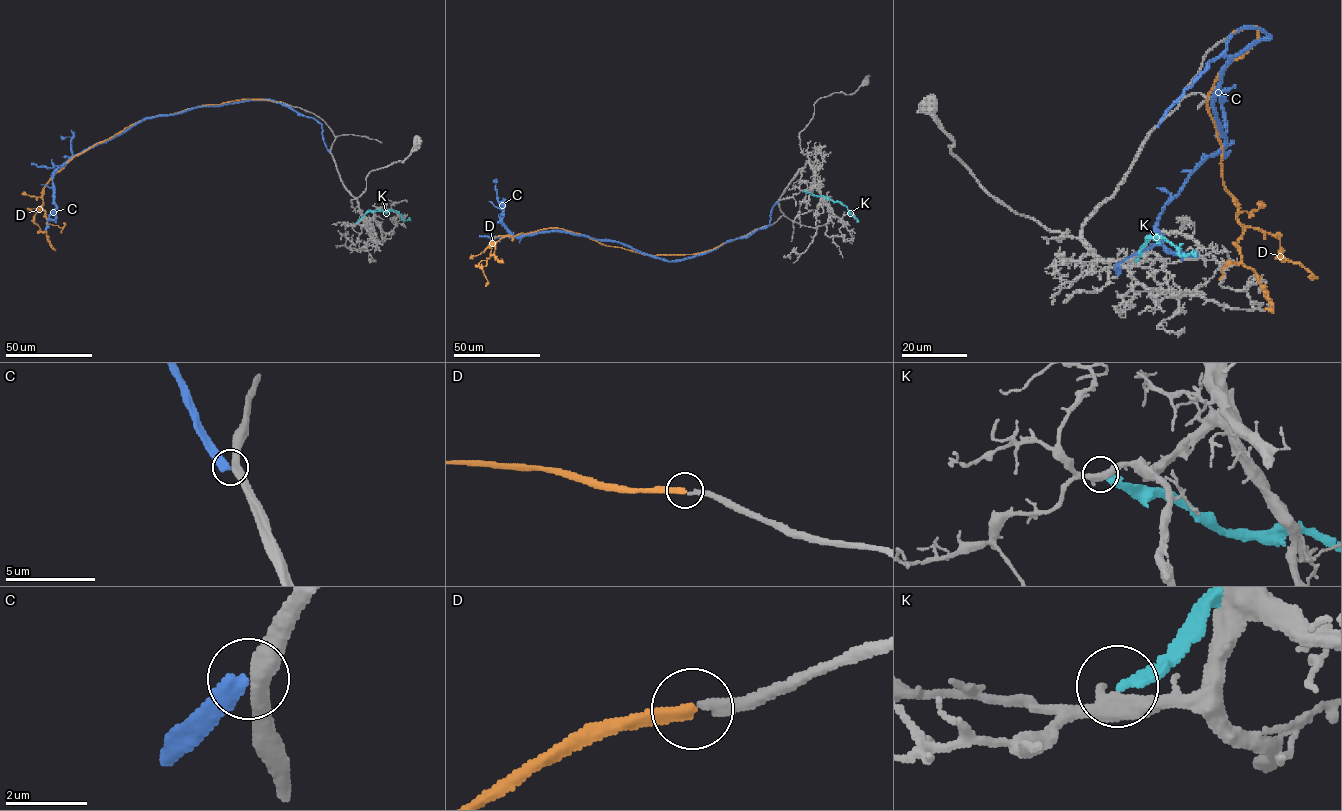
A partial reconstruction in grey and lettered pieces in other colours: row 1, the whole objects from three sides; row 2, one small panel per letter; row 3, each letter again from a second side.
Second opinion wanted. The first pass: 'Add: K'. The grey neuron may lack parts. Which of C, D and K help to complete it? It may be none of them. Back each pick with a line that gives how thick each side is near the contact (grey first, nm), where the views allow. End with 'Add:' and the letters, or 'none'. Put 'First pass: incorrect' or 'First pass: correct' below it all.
D: 280 nm thick on the grey side, 300 nm on the other
Add: D
First pass: incorrect

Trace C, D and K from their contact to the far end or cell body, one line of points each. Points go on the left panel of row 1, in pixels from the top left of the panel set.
C: (330, 152), (320, 124), (269, 100), (147, 117), (58, 168), (52, 184), (56, 207), (45, 230)
D: (280, 102), (206, 104), (131, 124), (57, 171), (43, 188), (43, 204), (33, 220), (37, 232)
K: (355, 223), (369, 211), (396, 210), (403, 220), (411, 220)

